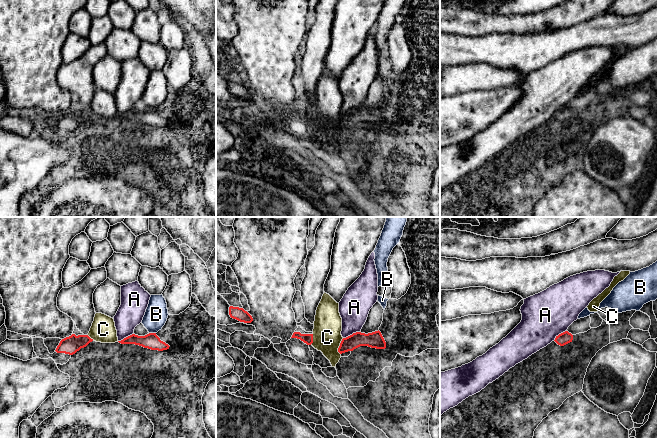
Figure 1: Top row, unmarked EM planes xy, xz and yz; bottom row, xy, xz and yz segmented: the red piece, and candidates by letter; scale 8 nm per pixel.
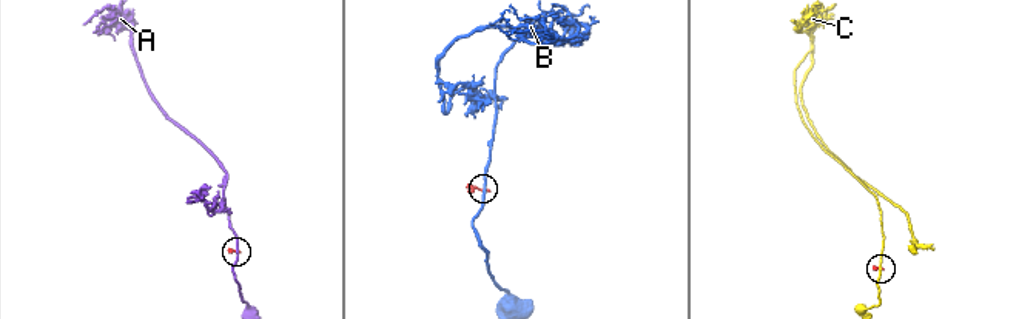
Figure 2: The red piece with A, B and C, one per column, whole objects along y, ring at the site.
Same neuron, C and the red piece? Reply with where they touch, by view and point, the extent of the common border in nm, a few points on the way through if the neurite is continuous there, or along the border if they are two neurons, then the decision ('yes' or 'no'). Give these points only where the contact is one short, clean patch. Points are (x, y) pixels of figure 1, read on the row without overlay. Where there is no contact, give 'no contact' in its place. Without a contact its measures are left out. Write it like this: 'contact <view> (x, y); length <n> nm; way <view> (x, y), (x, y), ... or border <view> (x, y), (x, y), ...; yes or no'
contact xz (339, 122); length 140 nm; border xz (343, 114), (338, 124), (340, 130); no

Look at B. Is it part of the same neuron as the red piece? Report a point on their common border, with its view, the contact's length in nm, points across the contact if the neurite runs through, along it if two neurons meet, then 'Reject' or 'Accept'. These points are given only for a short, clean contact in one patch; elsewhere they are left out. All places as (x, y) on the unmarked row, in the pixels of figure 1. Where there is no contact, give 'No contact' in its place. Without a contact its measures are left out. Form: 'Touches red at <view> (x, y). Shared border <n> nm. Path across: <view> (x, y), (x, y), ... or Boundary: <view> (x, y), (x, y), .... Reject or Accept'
Touches red at xy (152, 109). Shared border 60 nm. Reject

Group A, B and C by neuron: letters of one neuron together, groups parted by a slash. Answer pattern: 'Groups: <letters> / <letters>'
Groups: A / B / C

